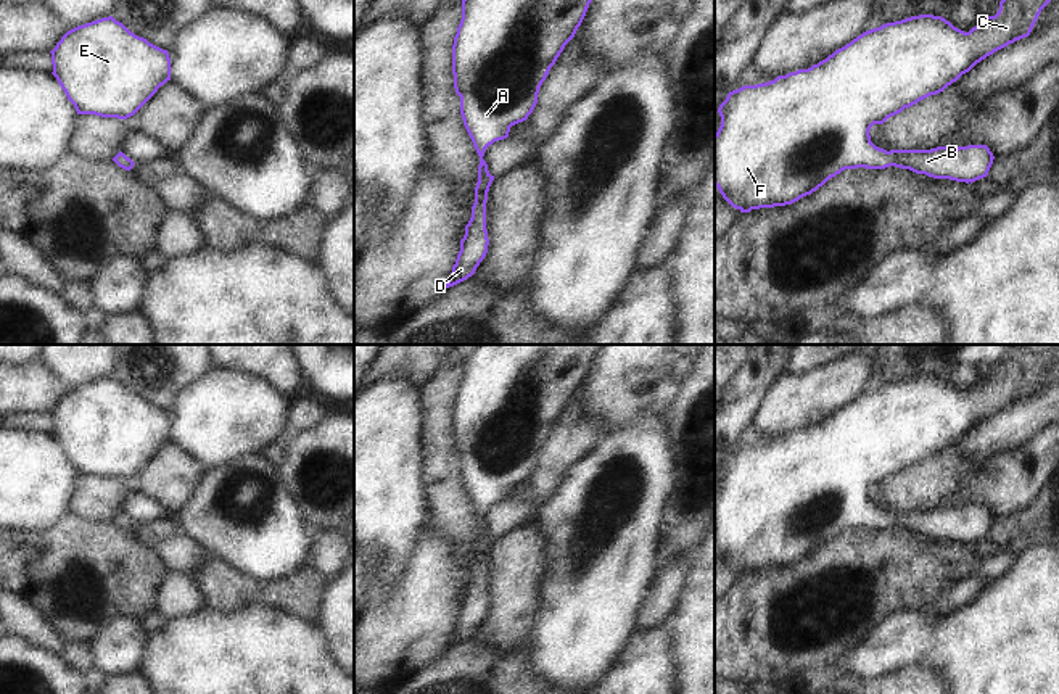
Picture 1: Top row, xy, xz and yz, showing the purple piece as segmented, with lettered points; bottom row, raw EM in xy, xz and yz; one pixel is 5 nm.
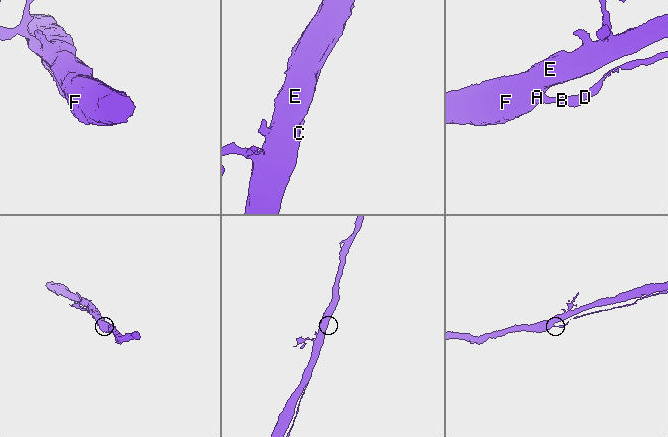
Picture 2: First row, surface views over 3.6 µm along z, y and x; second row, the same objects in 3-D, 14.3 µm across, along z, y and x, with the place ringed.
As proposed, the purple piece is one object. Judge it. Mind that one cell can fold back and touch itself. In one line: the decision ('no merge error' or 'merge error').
no merge error

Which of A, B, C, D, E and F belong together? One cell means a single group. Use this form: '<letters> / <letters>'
A B C D E F

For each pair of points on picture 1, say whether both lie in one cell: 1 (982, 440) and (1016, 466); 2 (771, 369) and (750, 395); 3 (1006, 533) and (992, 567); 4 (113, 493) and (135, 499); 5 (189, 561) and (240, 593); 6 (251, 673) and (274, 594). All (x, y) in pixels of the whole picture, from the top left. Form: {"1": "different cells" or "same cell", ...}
{"1": "different cells", "2": "same cell", "3": "different cells", "4": "different cells", "5": "different cells", "6": "different cells"}

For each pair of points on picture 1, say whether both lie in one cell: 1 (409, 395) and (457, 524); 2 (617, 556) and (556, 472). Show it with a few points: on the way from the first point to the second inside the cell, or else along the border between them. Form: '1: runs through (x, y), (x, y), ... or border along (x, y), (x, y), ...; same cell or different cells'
1: border along (419, 388), (420, 464); different cells
2: border along (589, 453), (565, 474), (562, 483), (538, 508); different cells

